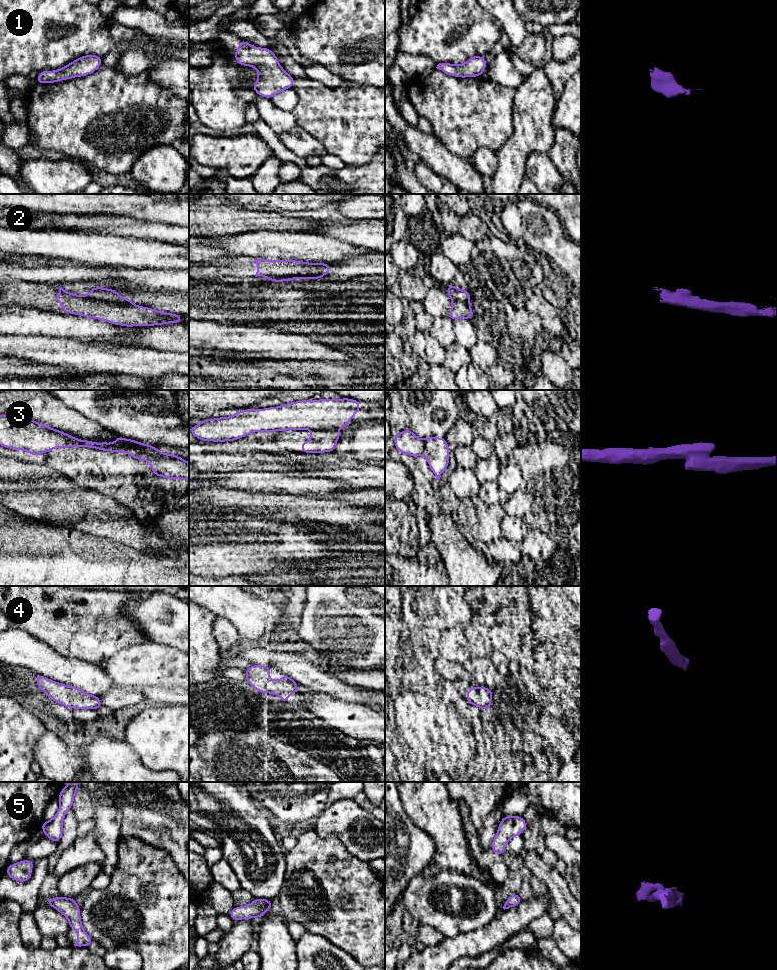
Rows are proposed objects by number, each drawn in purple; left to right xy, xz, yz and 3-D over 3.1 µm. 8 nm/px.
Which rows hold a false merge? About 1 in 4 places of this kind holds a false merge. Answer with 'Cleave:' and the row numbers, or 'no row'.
Cleave: 3

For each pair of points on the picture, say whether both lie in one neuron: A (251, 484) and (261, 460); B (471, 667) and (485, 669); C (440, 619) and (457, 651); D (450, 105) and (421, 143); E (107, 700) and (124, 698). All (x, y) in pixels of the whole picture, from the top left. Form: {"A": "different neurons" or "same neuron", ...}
{"A": "different neurons", "B": "same neuron", "C": "different neurons", "D": "different neurons", "E": "same neuron"}

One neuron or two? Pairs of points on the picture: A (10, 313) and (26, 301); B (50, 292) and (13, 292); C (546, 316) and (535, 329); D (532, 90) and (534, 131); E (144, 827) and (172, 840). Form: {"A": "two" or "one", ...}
{"A": "two", "B": "one", "C": "two", "D": "one", "E": "one"}

